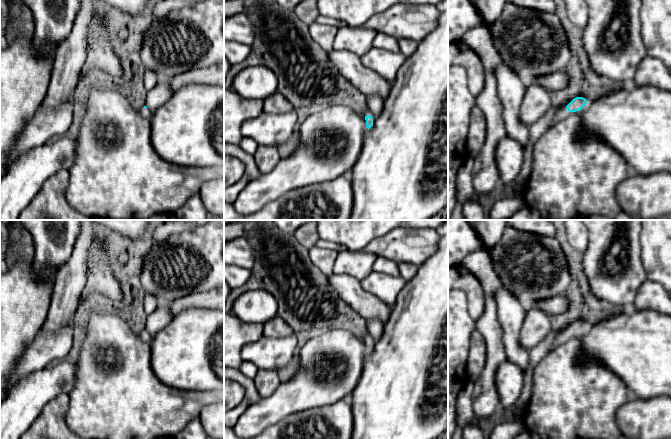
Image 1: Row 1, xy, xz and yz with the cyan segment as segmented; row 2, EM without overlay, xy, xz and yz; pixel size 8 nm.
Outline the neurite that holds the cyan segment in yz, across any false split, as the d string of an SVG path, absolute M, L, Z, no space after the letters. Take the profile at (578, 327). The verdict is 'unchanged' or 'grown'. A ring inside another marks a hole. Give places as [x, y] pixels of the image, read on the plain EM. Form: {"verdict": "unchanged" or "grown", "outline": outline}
{"verdict": "grown", "outline": "M574 322L565 332L562 332L555 338L551 351L566 342L570 336L580 335L586 328L587 324L585 322Z"}

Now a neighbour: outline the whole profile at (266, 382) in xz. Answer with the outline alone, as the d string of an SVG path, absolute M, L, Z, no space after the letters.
M258 369L254 385L261 397L270 396L280 385L277 371Z

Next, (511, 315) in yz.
M505 288L499 290L496 300L506 361L518 365L525 372L529 366L529 350L519 340L526 312L518 299Z

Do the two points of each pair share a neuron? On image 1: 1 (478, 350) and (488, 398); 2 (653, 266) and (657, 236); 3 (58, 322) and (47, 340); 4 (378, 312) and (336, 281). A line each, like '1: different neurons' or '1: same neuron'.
1: different neurons
2: same neuron
3: different neurons
4: same neuron

